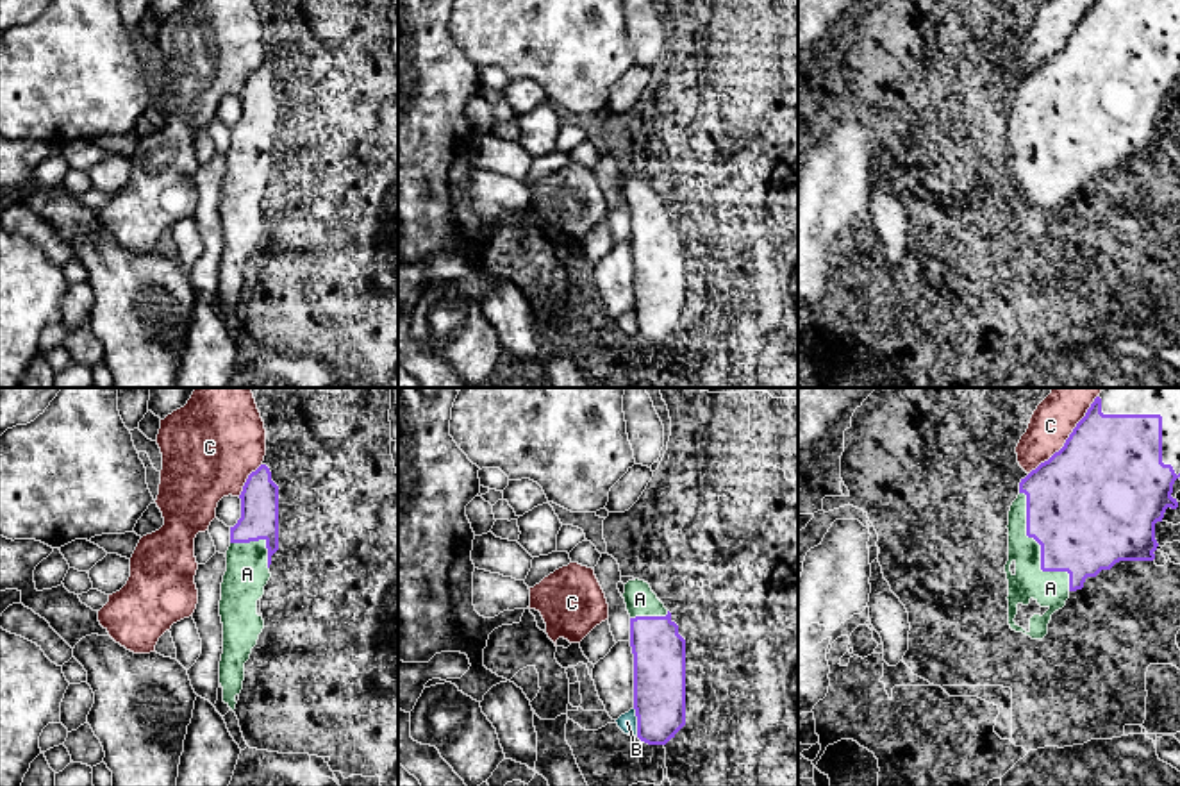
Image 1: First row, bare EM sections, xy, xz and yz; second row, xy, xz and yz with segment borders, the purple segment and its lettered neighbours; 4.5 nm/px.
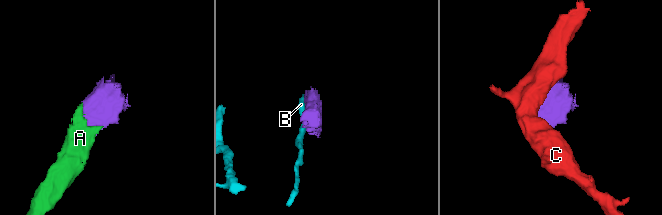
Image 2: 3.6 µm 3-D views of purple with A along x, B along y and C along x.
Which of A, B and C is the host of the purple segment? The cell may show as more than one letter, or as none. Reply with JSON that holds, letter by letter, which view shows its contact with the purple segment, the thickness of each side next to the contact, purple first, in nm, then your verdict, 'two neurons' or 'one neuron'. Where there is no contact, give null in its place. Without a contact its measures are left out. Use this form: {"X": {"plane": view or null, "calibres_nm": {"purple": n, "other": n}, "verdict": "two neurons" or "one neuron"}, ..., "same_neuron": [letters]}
{"A": {"plane": "yz", "calibres_nm": {"purple": 480, "other": 160}, "verdict": "one neuron"}, "B": {"plane": "xz", "calibres_nm": {"purple": 240, "other": 90}, "verdict": "two neurons"}, "C": {"plane": "yz", "calibres_nm": {"purple": 500, "other": 190}, "verdict": "two neurons"}, "same_neuron": ["A"]}

